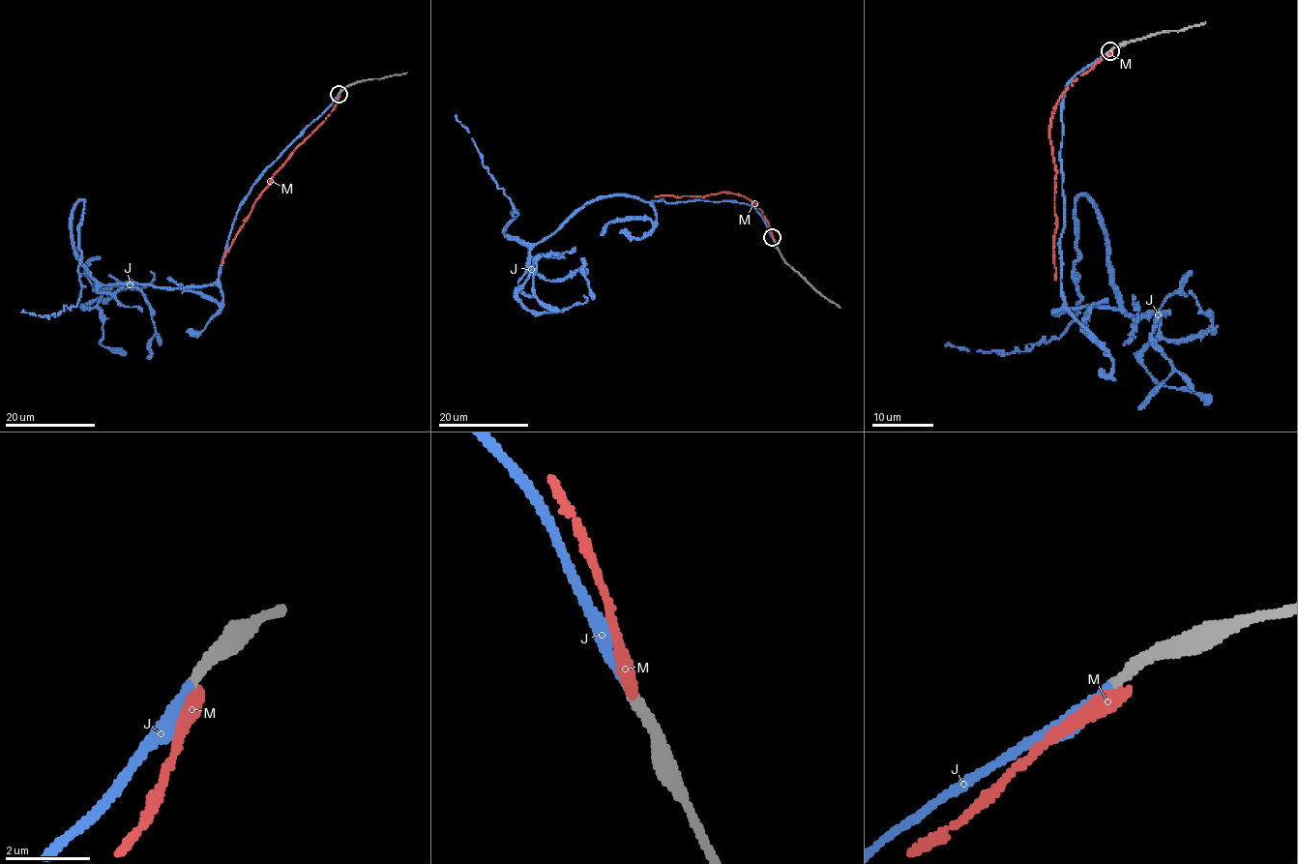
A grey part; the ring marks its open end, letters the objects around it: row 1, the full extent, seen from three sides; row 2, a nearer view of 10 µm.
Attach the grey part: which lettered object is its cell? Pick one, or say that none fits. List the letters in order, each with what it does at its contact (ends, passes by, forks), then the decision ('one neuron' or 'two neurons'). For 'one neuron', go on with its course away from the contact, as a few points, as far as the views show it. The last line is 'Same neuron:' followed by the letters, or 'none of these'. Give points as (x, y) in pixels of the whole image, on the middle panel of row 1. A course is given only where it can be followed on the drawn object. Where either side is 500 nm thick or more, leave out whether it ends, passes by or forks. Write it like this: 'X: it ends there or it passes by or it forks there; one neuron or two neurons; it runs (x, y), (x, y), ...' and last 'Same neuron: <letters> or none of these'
J: it ends there; one neuron; it runs (772, 237), (763, 217), (740, 202), (599, 195), (551, 234), (524, 243), (505, 233), (516, 211), (456, 114)
M: it ends there; two neurons
Same neuron: J

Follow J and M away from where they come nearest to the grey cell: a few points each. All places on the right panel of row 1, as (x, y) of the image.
J: (1110, 50), (1063, 96), (1054, 312), (1118, 309), (1080, 195), (1063, 333), (944, 345)
M: (1110, 50), (1076, 77), (1059, 100), (1049, 122), (1055, 172), (1054, 280)

